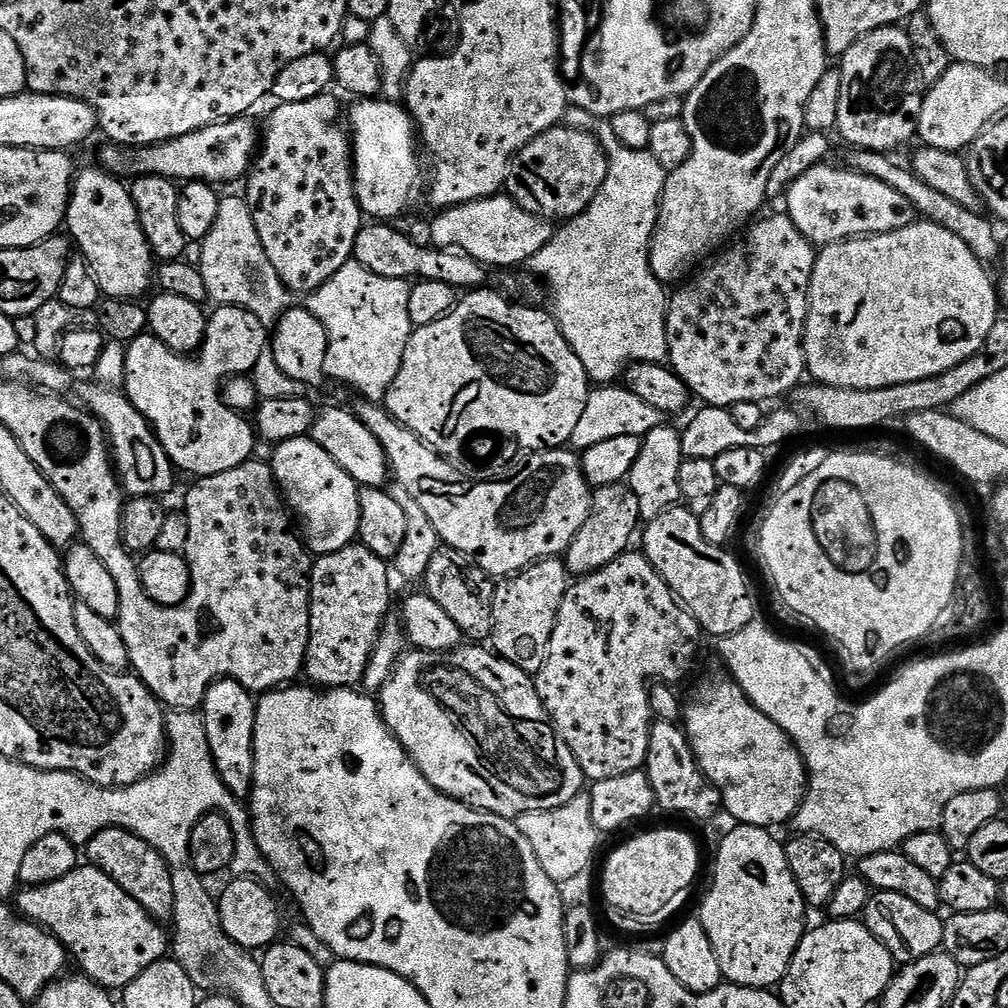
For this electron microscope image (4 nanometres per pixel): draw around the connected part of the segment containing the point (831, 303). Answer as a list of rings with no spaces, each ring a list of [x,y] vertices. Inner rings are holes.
[[[917,222],[906,226],[902,230],[887,232],[881,236],[865,236],[863,238],[849,238],[839,244],[825,244],[819,249],[812,285],[810,286],[810,306],[804,327],[804,353],[806,354],[806,372],[815,383],[829,384],[839,388],[853,388],[854,390],[874,390],[882,386],[898,386],[902,382],[918,382],[918,378],[934,378],[954,366],[958,362],[966,362],[970,354],[974,354],[986,342],[986,334],[990,334],[990,326],[994,326],[998,319],[998,288],[988,277],[989,269],[962,242],[950,234],[950,230],[942,230],[942,226]]]

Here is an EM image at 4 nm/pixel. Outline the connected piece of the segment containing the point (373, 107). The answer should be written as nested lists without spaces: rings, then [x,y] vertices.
[[[360,98],[353,104],[356,105],[352,108],[350,139],[356,173],[356,197],[361,213],[376,222],[395,221],[395,216],[402,215],[422,196],[418,129],[403,103],[383,98]]]

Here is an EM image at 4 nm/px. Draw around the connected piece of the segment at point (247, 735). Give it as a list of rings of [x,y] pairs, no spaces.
[[[216,680],[206,690],[202,715],[206,726],[206,742],[210,742],[210,754],[222,782],[237,798],[252,795],[254,778],[254,722],[257,697],[237,680]]]

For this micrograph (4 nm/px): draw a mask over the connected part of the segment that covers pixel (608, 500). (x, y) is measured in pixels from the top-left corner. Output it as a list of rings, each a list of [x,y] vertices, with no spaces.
[[[627,483],[614,486],[602,486],[592,493],[592,509],[582,522],[582,530],[570,542],[566,553],[566,563],[573,577],[588,576],[592,572],[602,570],[610,562],[629,551],[628,539],[641,527],[642,521],[638,510],[638,498],[634,498],[634,490]]]

